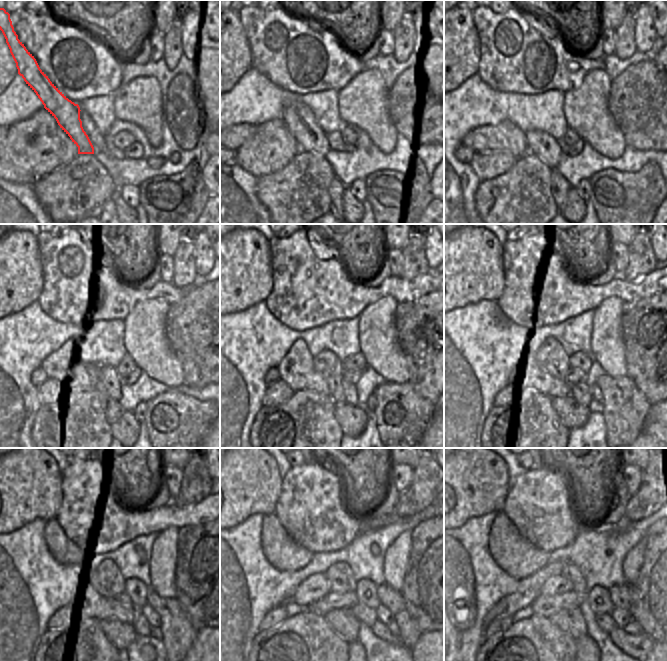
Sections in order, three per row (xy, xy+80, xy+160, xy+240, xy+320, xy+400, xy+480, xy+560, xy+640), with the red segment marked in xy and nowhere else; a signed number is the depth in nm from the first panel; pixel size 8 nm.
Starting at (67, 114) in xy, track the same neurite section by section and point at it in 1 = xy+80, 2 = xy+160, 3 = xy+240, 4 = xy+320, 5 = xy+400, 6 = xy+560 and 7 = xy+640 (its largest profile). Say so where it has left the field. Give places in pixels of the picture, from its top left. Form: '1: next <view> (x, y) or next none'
1: next xy+80 (298, 118)
2: next xy+160 (547, 148)
3: next xy+240 (108, 375)
4: next xy+320 (351, 396)
5: next xy+400 (582, 393)
6: next xy+560 (381, 631)
7: next xy+640 (636, 645)

